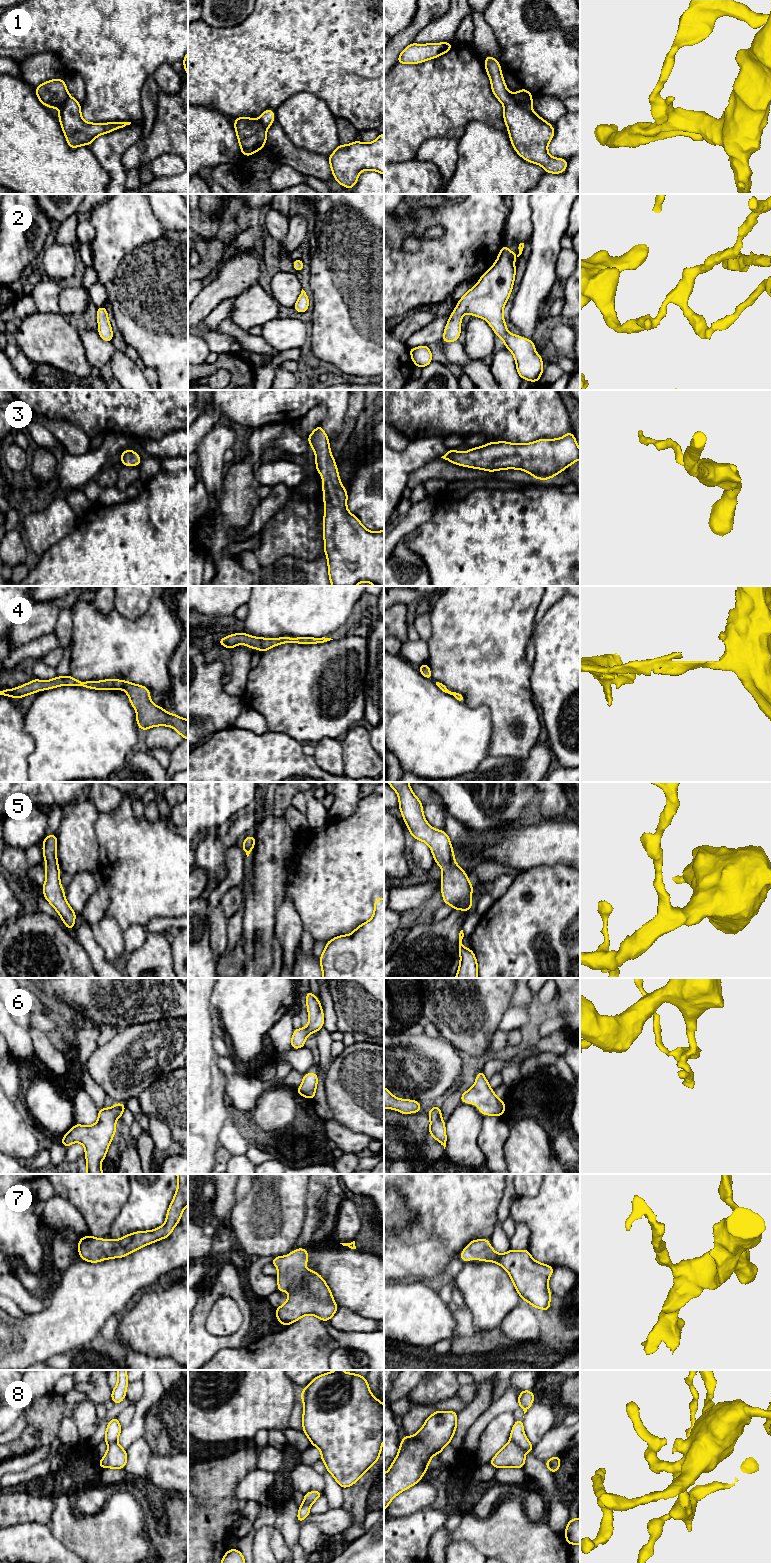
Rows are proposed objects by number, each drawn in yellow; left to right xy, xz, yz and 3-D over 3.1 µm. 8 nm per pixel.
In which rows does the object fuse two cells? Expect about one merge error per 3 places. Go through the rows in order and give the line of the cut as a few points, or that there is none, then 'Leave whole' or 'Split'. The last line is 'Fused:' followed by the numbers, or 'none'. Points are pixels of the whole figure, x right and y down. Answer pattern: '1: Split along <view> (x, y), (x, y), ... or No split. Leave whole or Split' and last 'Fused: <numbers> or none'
1: Split along yz (507, 91), (516, 102), (531, 109). Split
2: No split. Leave whole
3: No split. Leave whole
4: No split. Leave whole
5: No split. Leave whole
6: No split. Leave whole
7: No split. Leave whole
8: Split along yz (510, 1439), (524, 1452). Split
Fused: 1, 8

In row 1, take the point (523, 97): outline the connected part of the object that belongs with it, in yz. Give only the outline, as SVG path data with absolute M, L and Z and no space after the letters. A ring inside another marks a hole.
M522 87L522 89L517 93L509 92L509 94L513 97L516 103L520 104L521 106L532 109L533 94L527 91L524 87Z

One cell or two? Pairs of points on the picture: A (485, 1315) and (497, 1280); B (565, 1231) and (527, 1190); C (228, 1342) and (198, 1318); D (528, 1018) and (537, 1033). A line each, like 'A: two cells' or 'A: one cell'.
A: one cell
B: two cells
C: one cell
D: two cells

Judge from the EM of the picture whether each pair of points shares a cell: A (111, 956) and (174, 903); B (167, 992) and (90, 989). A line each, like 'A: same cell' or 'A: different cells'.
A: different cells
B: same cell

